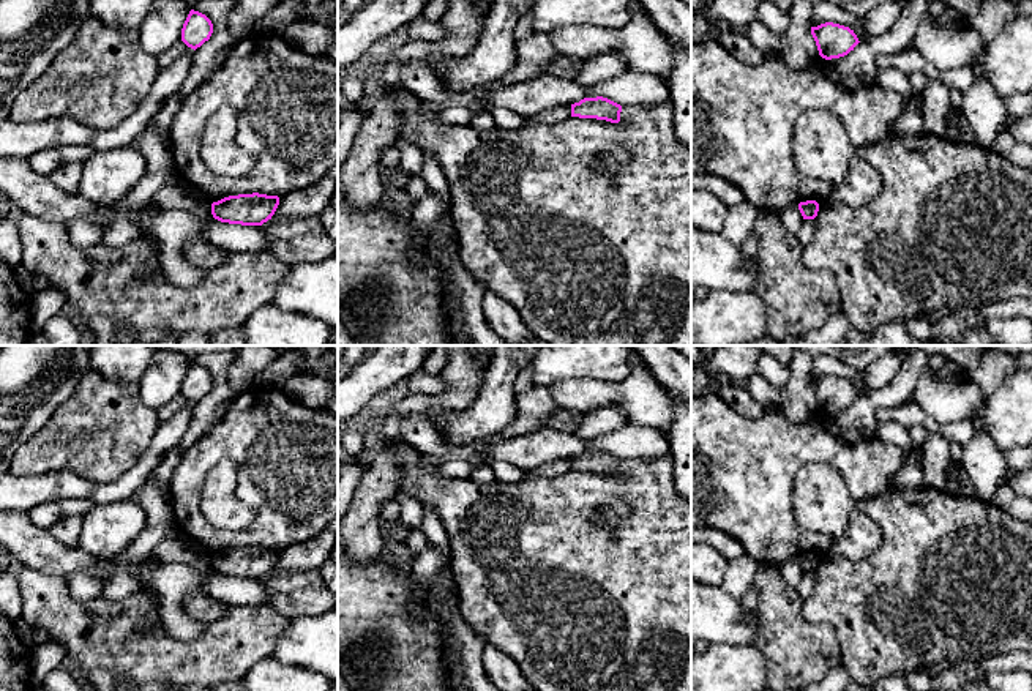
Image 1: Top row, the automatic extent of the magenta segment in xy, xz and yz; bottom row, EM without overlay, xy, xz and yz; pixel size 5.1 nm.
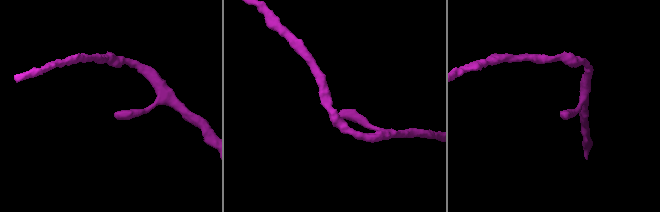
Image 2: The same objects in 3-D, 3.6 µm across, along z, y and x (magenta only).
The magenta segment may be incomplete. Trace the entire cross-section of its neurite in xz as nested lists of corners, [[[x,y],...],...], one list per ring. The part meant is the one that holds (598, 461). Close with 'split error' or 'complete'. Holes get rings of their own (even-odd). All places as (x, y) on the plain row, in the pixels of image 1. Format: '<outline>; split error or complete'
[[[603,450],[584,451],[579,456],[571,458],[571,470],[579,472],[596,472],[611,476],[619,476],[620,465],[622,465],[620,458]]]; complete

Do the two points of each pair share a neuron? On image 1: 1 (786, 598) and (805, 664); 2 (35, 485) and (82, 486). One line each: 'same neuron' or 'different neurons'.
1: same neuron
2: same neuron

